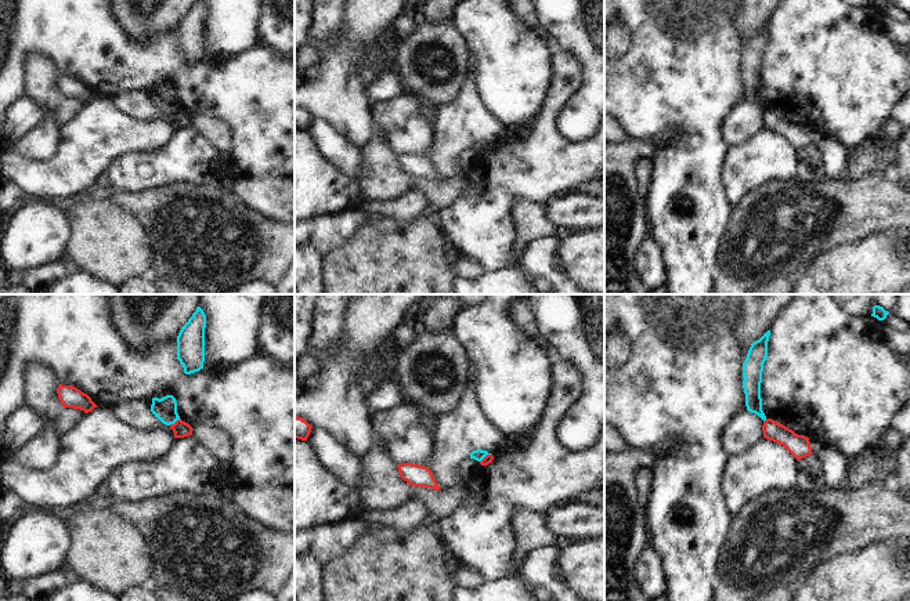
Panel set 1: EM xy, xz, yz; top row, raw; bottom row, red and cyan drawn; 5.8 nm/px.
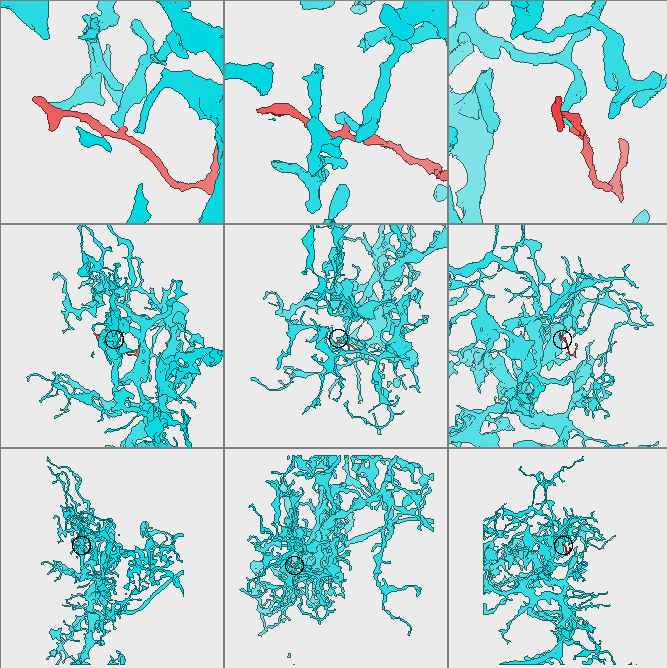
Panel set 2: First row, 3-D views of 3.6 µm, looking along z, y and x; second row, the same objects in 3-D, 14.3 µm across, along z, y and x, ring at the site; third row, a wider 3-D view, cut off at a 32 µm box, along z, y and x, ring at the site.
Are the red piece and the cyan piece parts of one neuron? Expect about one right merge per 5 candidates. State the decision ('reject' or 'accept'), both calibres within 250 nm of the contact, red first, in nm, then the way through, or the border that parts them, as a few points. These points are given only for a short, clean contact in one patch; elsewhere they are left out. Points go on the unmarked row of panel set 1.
reject | 90/140 nm | along xy (180, 109), (169, 115)

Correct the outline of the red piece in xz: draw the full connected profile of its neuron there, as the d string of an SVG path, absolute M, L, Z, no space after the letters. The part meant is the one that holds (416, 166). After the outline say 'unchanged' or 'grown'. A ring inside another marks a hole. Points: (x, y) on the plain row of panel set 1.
M401 153L397 155L400 167L412 177L425 177L438 181L440 177L436 173L431 162L419 155Z; unchanged

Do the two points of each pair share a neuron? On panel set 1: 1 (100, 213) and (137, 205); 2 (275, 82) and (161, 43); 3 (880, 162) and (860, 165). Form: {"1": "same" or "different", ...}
{"1": "different", "2": "same", "3": "same"}

